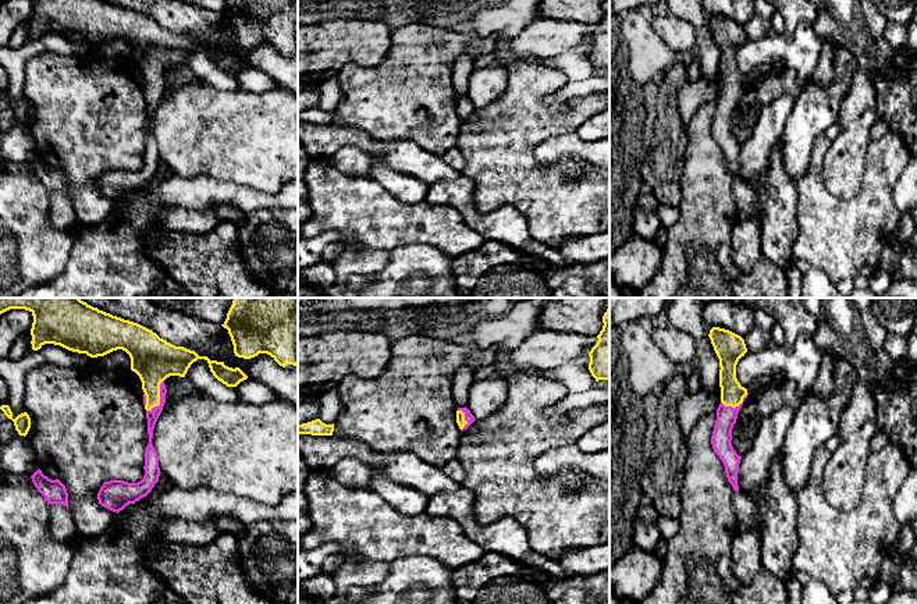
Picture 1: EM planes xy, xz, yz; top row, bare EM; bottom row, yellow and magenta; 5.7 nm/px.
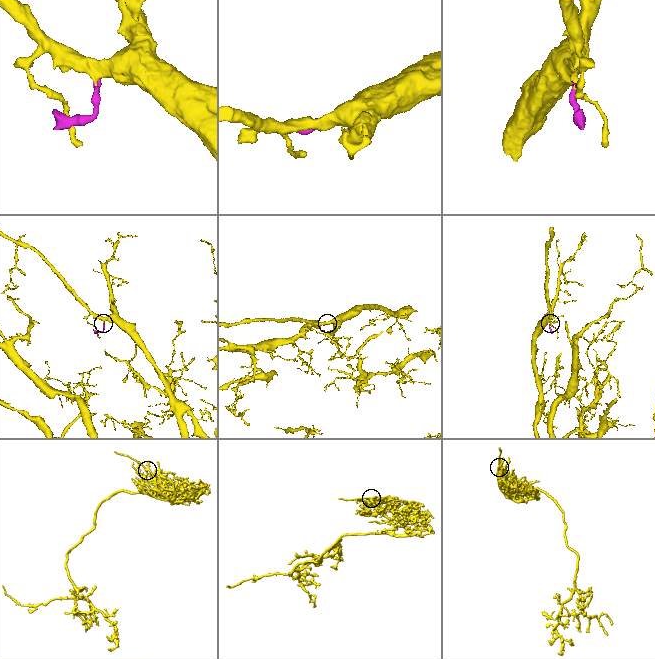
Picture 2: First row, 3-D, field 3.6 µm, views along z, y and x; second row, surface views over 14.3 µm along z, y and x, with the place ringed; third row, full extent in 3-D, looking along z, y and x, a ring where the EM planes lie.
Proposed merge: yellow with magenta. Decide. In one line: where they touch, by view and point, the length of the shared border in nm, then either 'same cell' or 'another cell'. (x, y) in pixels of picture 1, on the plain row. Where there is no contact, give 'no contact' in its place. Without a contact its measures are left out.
contact xy (159, 86); length 200 nm; same cell

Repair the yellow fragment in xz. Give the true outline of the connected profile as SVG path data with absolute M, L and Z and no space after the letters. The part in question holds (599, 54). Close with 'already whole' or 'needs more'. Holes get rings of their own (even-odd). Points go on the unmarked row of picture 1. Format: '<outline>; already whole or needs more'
M609 0L603 4L603 18L597 24L598 29L589 40L589 58L598 68L609 68Z; already whole

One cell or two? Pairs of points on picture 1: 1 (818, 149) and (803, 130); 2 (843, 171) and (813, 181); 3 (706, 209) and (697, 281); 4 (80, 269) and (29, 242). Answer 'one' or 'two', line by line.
1: two
2: two
3: one
4: two

